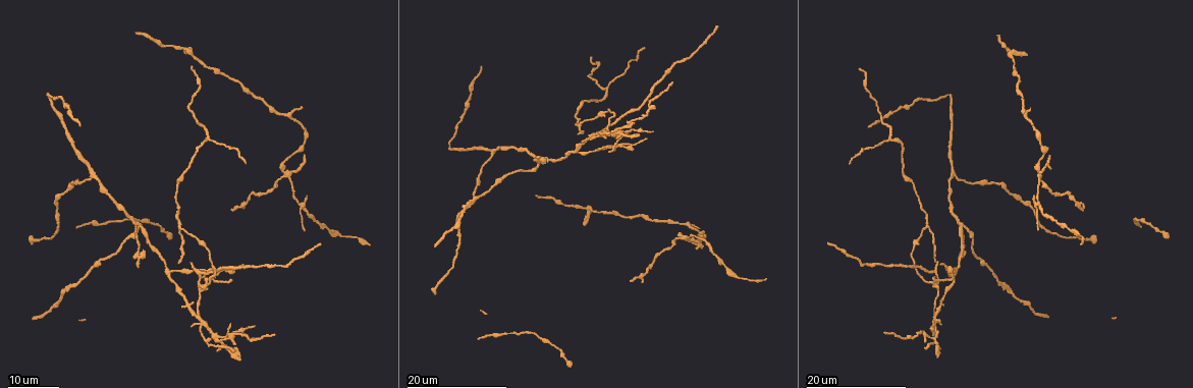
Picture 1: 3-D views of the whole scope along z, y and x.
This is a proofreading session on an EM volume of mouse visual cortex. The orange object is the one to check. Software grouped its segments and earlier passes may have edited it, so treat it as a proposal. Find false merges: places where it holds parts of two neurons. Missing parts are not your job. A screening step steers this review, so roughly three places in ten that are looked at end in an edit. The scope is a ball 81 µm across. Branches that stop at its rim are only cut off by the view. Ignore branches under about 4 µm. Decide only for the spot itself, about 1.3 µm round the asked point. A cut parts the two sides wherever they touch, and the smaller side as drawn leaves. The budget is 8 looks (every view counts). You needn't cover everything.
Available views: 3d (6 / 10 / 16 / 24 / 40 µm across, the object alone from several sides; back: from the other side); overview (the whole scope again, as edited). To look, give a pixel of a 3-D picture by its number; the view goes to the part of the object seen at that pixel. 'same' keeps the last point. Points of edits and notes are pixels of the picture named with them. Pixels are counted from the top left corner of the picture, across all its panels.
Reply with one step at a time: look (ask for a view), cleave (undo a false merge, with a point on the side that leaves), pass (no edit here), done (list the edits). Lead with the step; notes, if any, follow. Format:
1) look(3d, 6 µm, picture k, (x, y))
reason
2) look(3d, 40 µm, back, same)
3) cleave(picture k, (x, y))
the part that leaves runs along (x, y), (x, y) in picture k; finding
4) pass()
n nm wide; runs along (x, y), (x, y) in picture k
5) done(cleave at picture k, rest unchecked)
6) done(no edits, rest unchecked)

look(3d, 16 µm, picture 1, (1039, 206))
four arms meet

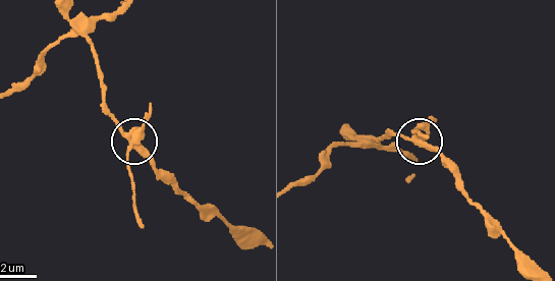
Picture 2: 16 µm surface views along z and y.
look(3d, 6 µm, picture 2, (134, 146))
closer look

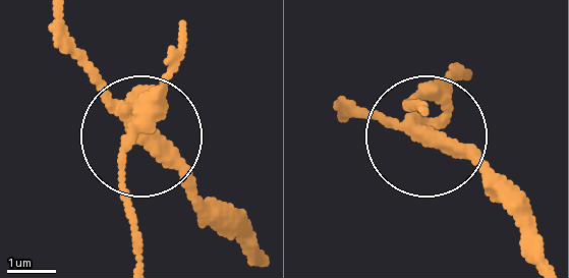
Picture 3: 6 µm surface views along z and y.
pass()
all the same neuron

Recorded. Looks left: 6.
look(3d, 24 µm, picture 1, (617, 146))
two arms at a narrow angle

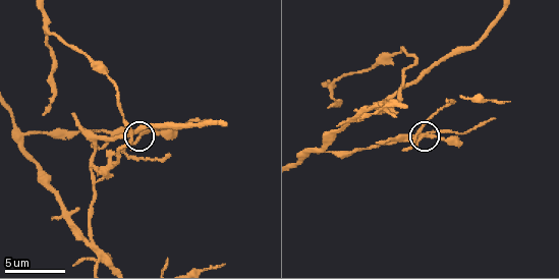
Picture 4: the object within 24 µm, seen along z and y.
look(3d, 10 µm, picture 4, (424, 136))

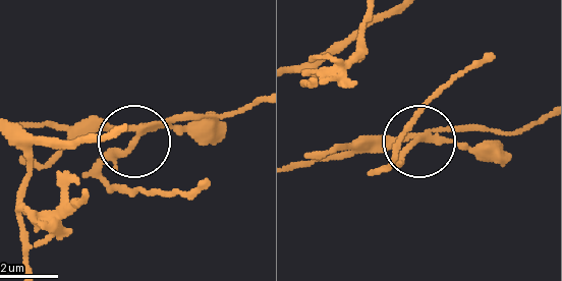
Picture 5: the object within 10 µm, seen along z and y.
pass()
side arm 7 µm; runs along (296, 167), (449, 128), (476, 128) in picture 5; continuous, no second neuron

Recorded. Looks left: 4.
look(3d, 10 µm, picture 4, (20, 136))
arms run side by side

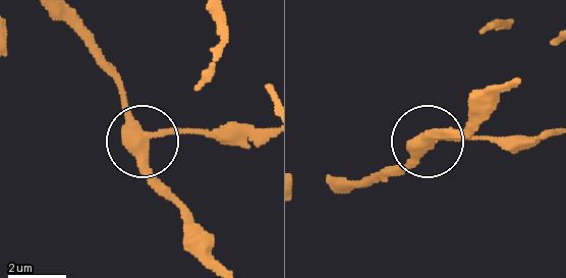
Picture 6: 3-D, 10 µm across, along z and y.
look(3d, 6 µm, picture 6, (145, 140))

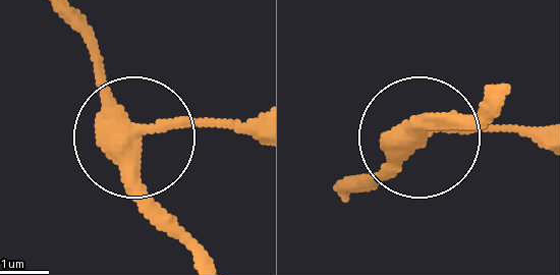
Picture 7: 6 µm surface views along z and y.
pass()
390 nm wide; runs along (61, 19), (130, 136), (252, 128) in picture 7; one neuron here

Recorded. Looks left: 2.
look(3d, 24 µm, picture 1, (682, 236))
three arms meet

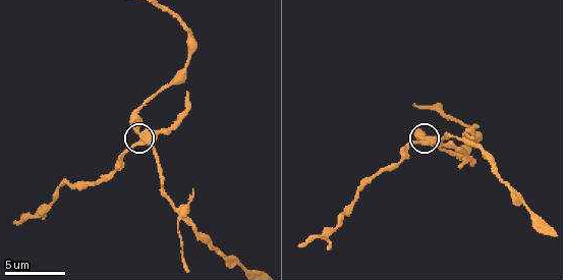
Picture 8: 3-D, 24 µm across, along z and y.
look(3d, 10 µm, picture 8, (144, 131))

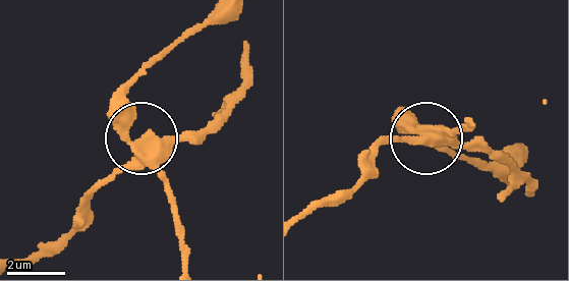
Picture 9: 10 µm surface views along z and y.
cleave(picture 9, (110, 176))
3 arms; the part that leaves runs along (141, 152), (64, 232), (20, 259) in picture 9; a second neuron is stuck on

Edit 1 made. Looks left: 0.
done(cleave at picture 9, rest unchecked)

